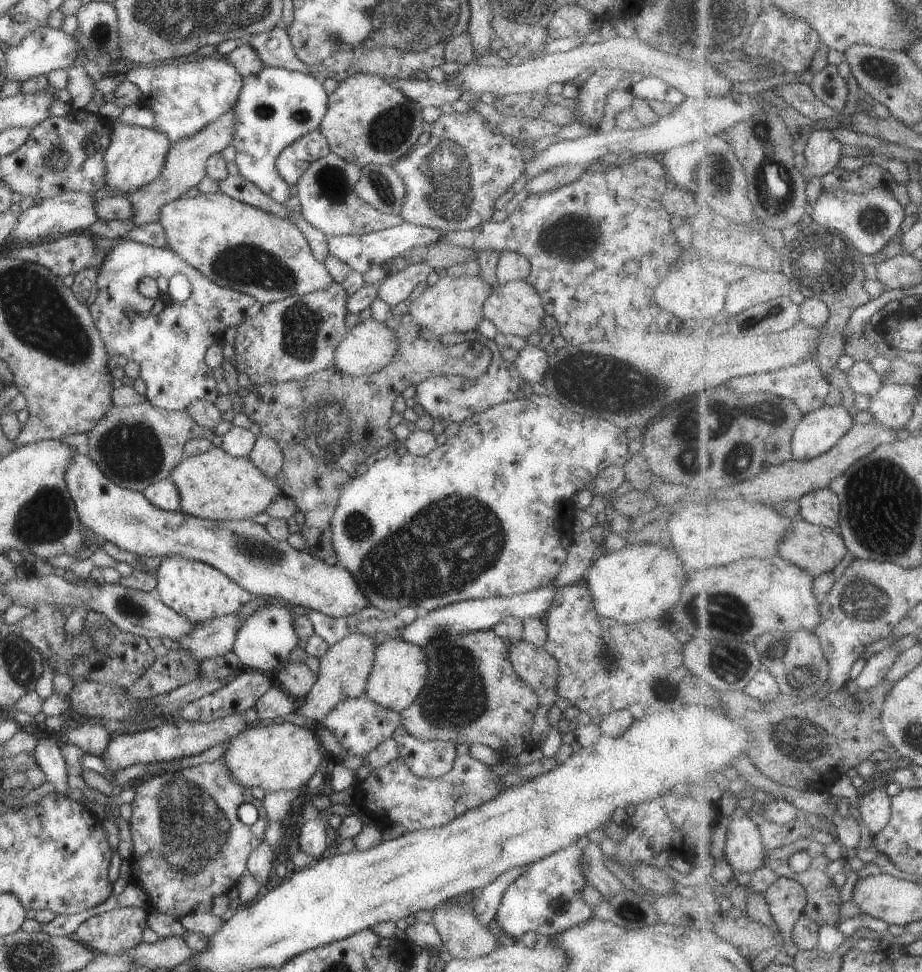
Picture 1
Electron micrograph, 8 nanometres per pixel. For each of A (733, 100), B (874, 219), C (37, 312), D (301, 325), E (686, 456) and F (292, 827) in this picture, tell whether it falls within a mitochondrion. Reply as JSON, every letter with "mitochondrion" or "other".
{"A":"other","B":"mitochondrion","C":"mitochondrion","D":"mitochondrion","E":"mitochondrion","F":"other"}

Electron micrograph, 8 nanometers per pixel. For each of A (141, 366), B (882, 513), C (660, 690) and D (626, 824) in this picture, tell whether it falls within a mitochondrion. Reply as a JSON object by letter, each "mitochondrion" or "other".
{"A":"other","B":"mitochondrion","C":"mitochondrion","D":"other"}

